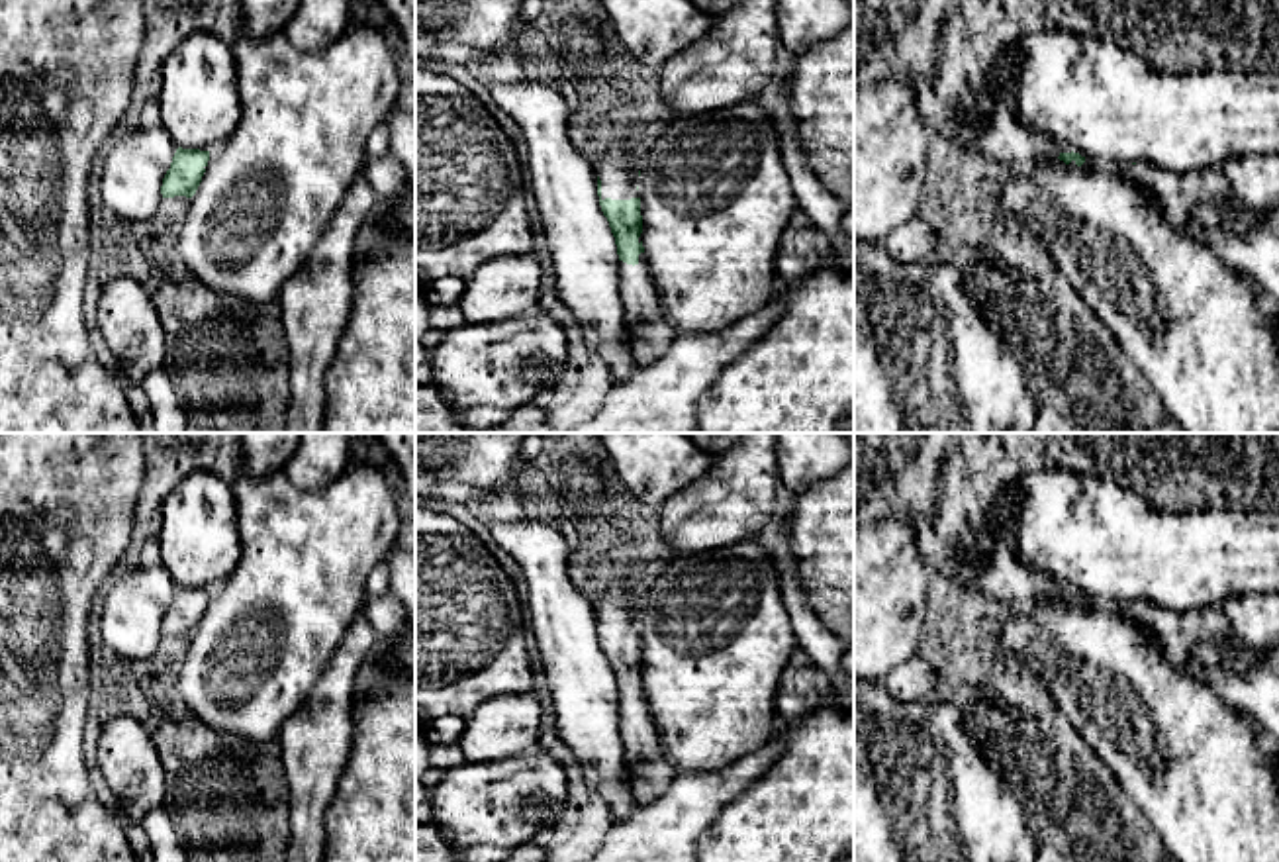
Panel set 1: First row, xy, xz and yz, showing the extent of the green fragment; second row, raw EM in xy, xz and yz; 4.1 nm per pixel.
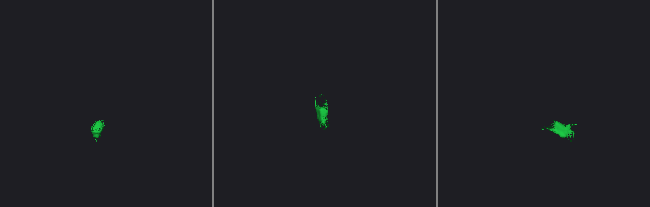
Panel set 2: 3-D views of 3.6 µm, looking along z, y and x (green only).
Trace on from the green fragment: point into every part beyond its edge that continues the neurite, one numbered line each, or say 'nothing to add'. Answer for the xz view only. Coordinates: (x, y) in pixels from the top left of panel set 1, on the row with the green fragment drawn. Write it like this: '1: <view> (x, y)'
1: xz (619, 181)
2: xz (653, 335)

